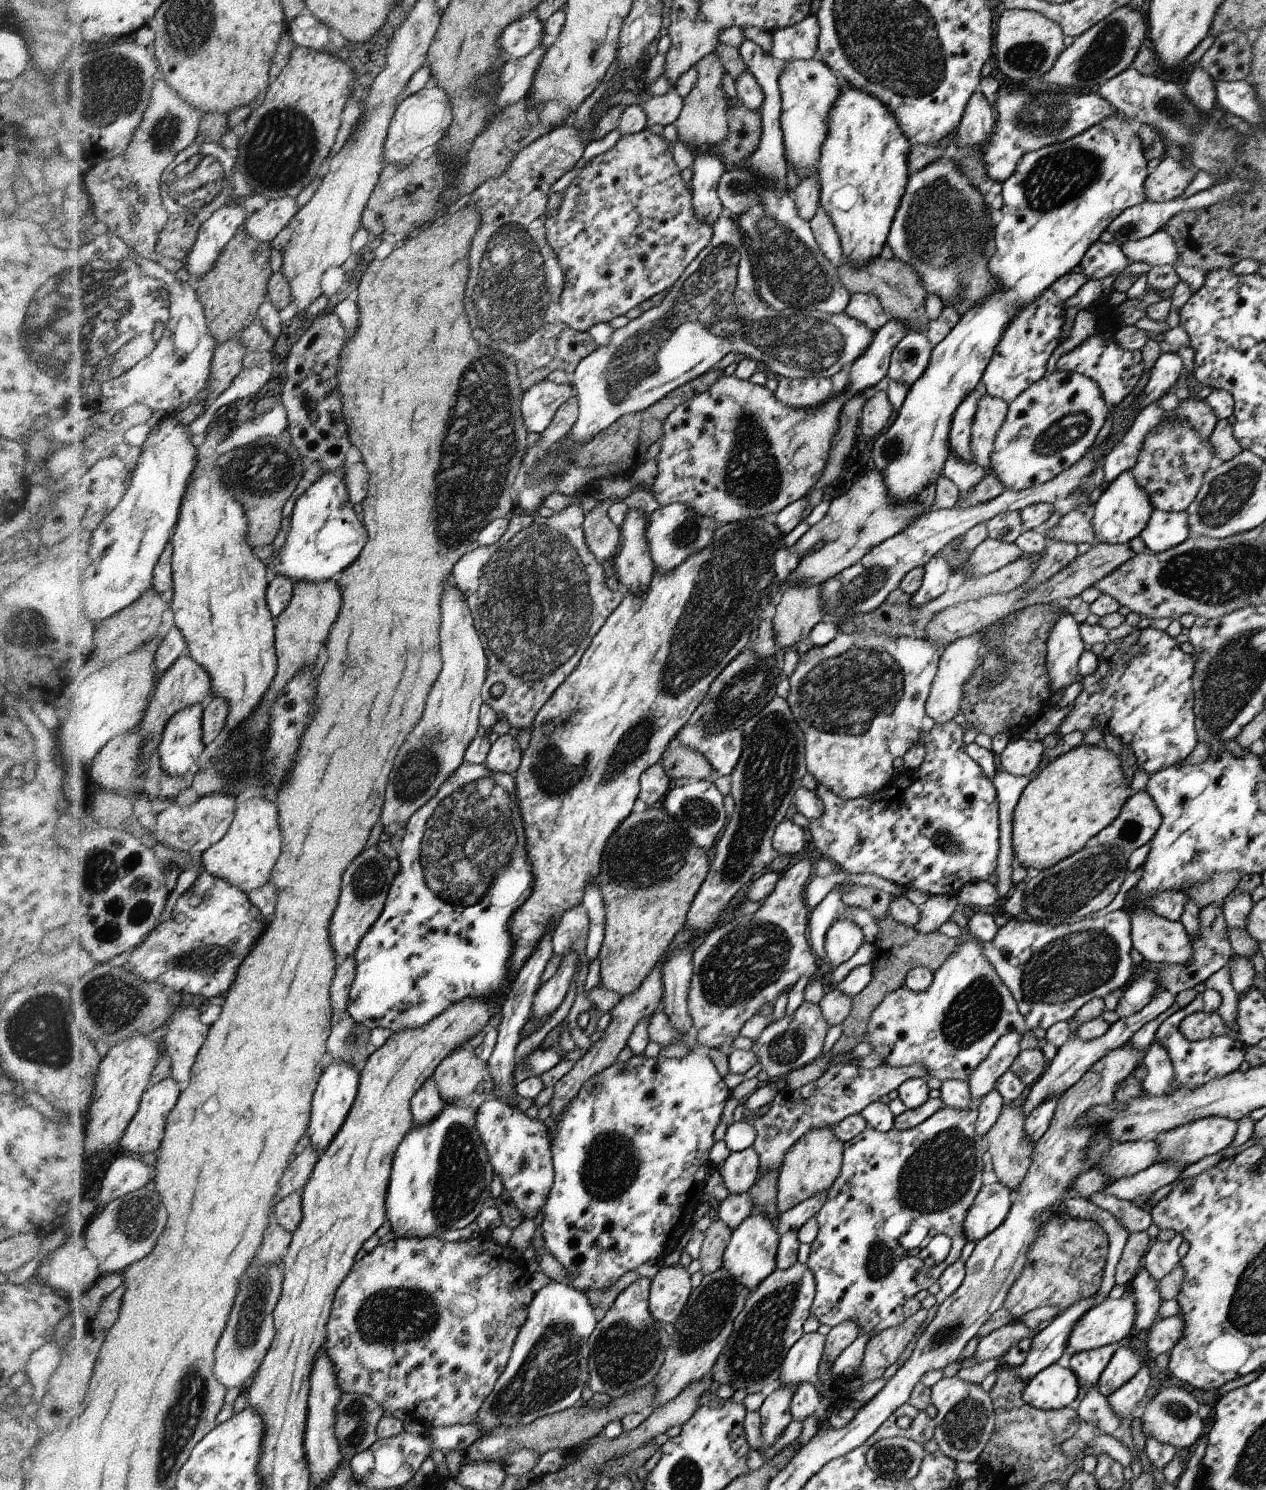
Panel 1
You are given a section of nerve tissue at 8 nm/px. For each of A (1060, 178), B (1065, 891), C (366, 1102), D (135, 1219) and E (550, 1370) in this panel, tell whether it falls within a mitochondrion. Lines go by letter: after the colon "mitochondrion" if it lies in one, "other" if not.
A: mitochondrion
B: mitochondrion
C: other
D: mitochondrion
E: mitochondrion

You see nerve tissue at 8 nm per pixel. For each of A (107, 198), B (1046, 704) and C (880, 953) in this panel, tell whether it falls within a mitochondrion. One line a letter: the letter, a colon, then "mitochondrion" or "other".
A: other
B: other
C: other

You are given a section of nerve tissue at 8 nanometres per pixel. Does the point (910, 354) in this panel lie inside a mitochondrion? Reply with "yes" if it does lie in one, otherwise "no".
no

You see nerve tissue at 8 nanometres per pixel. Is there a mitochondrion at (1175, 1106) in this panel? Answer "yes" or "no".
no

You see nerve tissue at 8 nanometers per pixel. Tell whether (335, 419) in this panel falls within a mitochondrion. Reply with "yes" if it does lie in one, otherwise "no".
no

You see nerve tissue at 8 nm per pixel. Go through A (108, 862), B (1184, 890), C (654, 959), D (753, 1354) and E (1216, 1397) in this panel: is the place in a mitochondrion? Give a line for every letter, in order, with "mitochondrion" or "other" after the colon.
A: mitochondrion
B: other
C: other
D: mitochondrion
E: other

